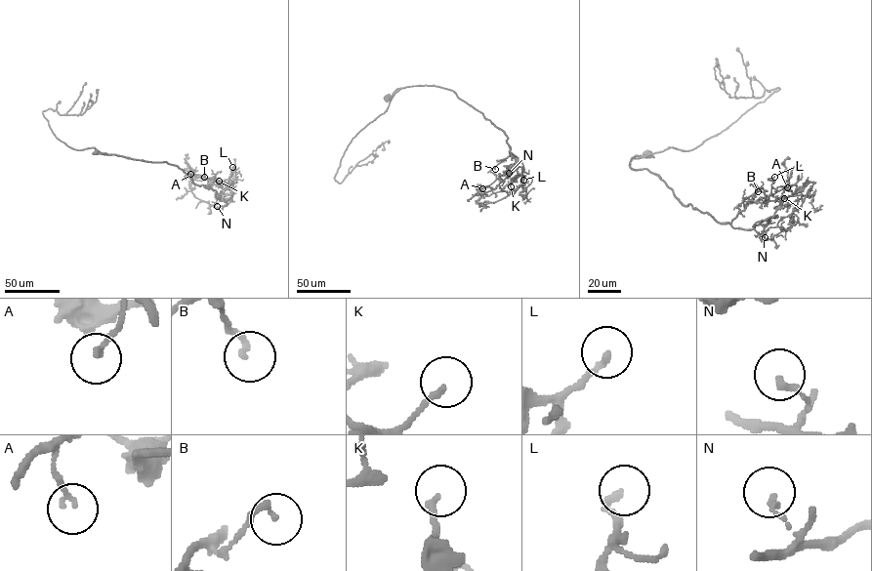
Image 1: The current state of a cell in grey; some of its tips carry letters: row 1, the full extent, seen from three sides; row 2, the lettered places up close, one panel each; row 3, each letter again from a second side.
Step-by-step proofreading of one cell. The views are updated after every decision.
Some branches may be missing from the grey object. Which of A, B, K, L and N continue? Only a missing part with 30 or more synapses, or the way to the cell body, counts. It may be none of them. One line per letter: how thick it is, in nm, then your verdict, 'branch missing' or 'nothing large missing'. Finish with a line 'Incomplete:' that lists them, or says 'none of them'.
A: calibre 150 nm; nothing large missing
B: calibre 170 nm; nothing large missing
K: calibre 170 nm; nothing large missing
L: calibre 190 nm; nothing large missing
N: calibre 170 nm; nothing large missing
Incomplete: none of them

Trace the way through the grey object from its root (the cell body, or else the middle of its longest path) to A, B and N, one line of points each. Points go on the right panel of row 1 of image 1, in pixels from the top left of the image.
A: (647, 155), (635, 156), (630, 167), (656, 174), (681, 202), (720, 223), (730, 223), (749, 203), (787, 187)
B: (647, 155), (635, 156), (630, 167), (656, 174), (681, 202), (719, 223), (730, 223), (737, 207), (758, 191)
N: (647, 155), (635, 156), (630, 167), (656, 174), (684, 205), (765, 237)

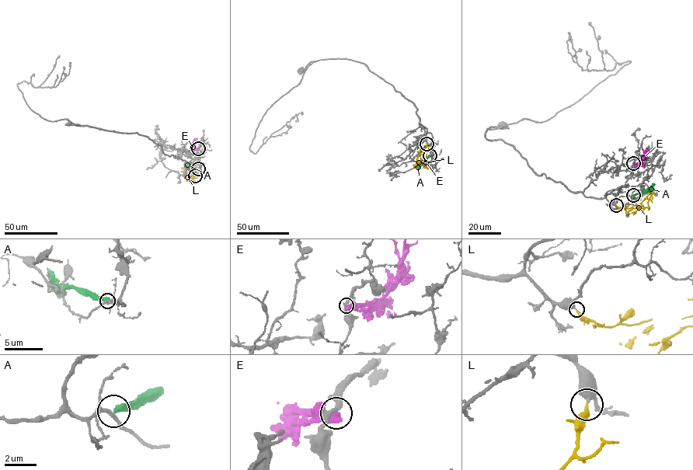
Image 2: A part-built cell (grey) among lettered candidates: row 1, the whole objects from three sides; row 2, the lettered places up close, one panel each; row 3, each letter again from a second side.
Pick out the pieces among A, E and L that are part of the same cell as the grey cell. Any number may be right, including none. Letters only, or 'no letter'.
L

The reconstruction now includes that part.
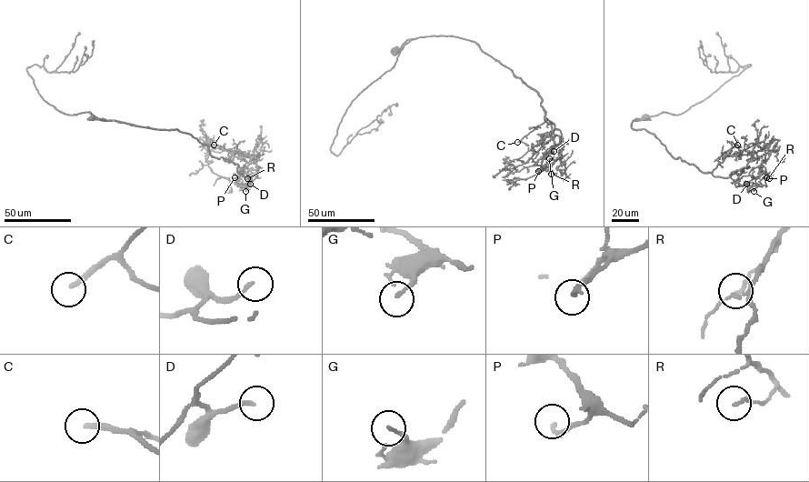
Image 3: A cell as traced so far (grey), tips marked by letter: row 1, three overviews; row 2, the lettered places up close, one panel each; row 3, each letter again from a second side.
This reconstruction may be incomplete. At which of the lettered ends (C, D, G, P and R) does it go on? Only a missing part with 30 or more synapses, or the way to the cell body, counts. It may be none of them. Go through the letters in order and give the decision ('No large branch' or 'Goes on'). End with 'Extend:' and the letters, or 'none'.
C: Goes on
D: No large branch
G: No large branch
P: No large branch
R: No large branch
Extend: C

